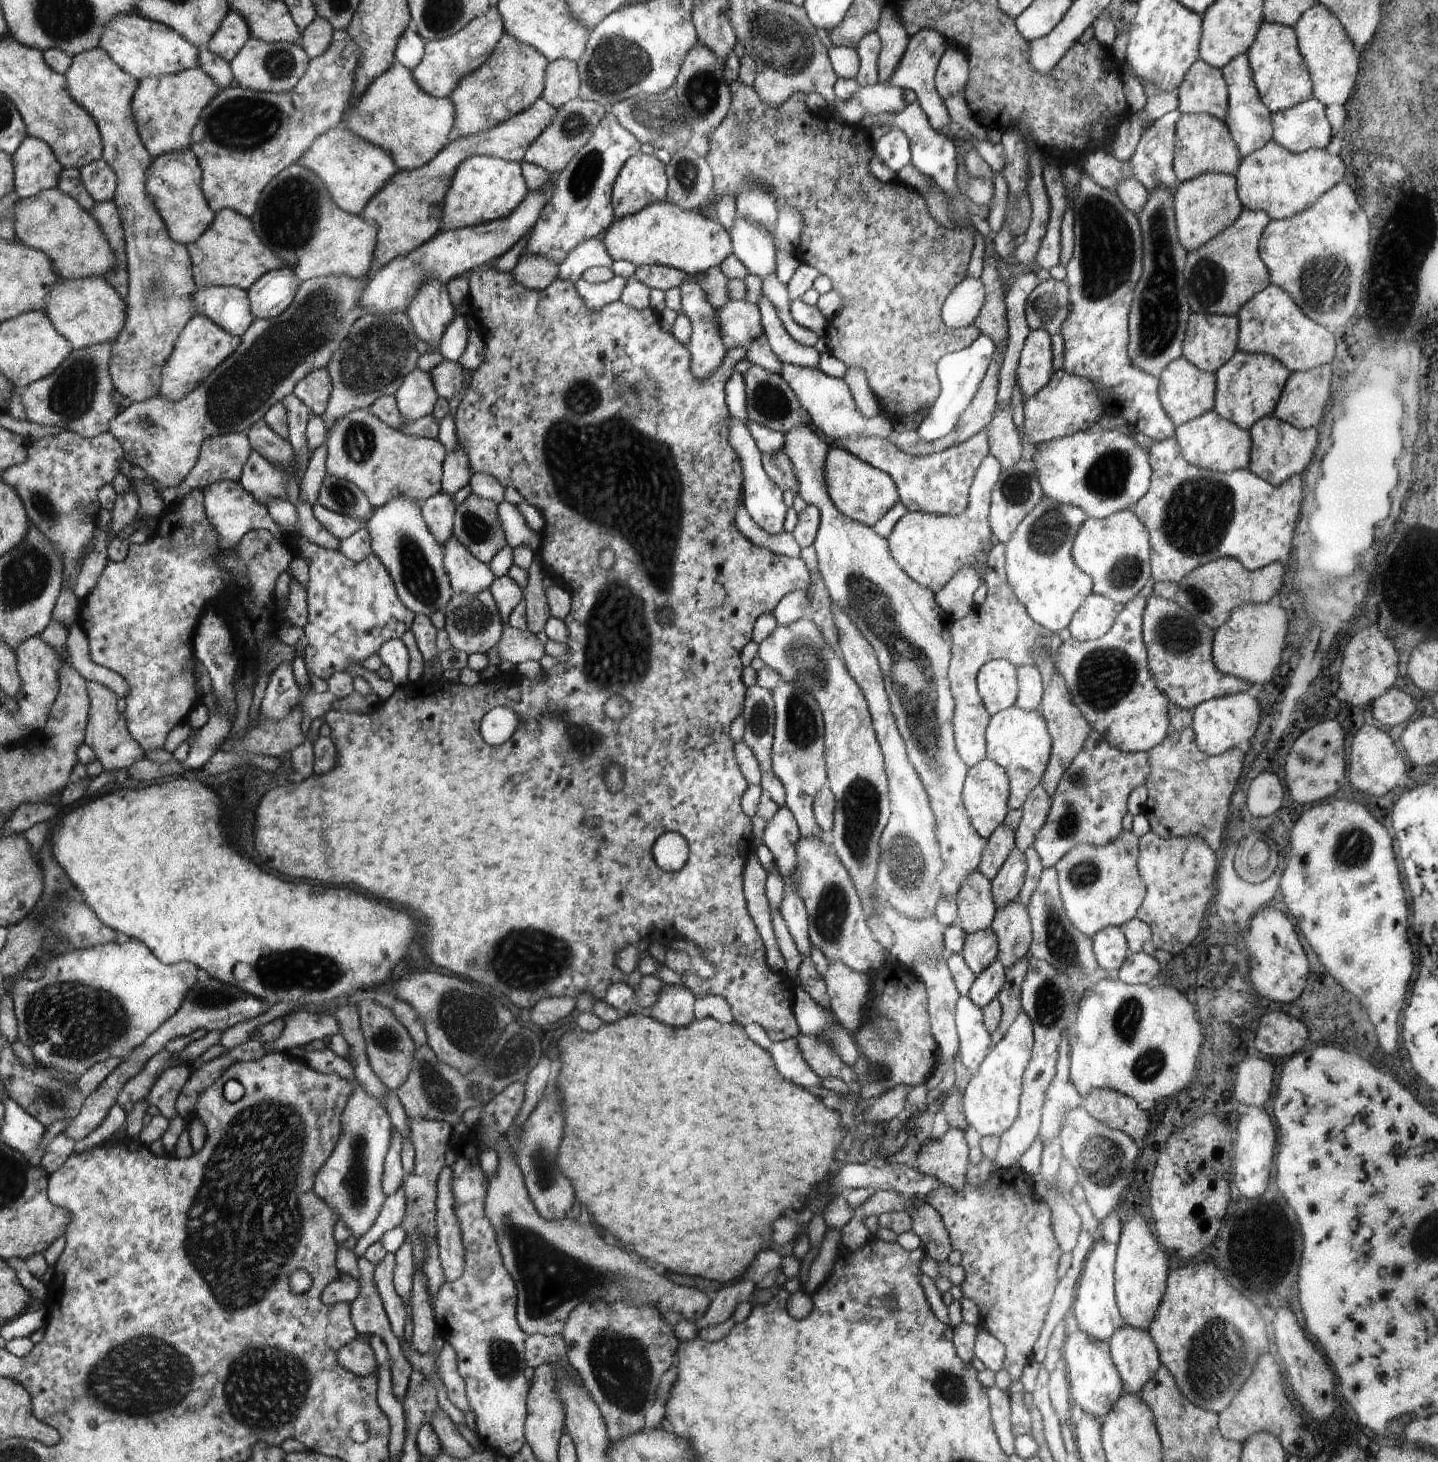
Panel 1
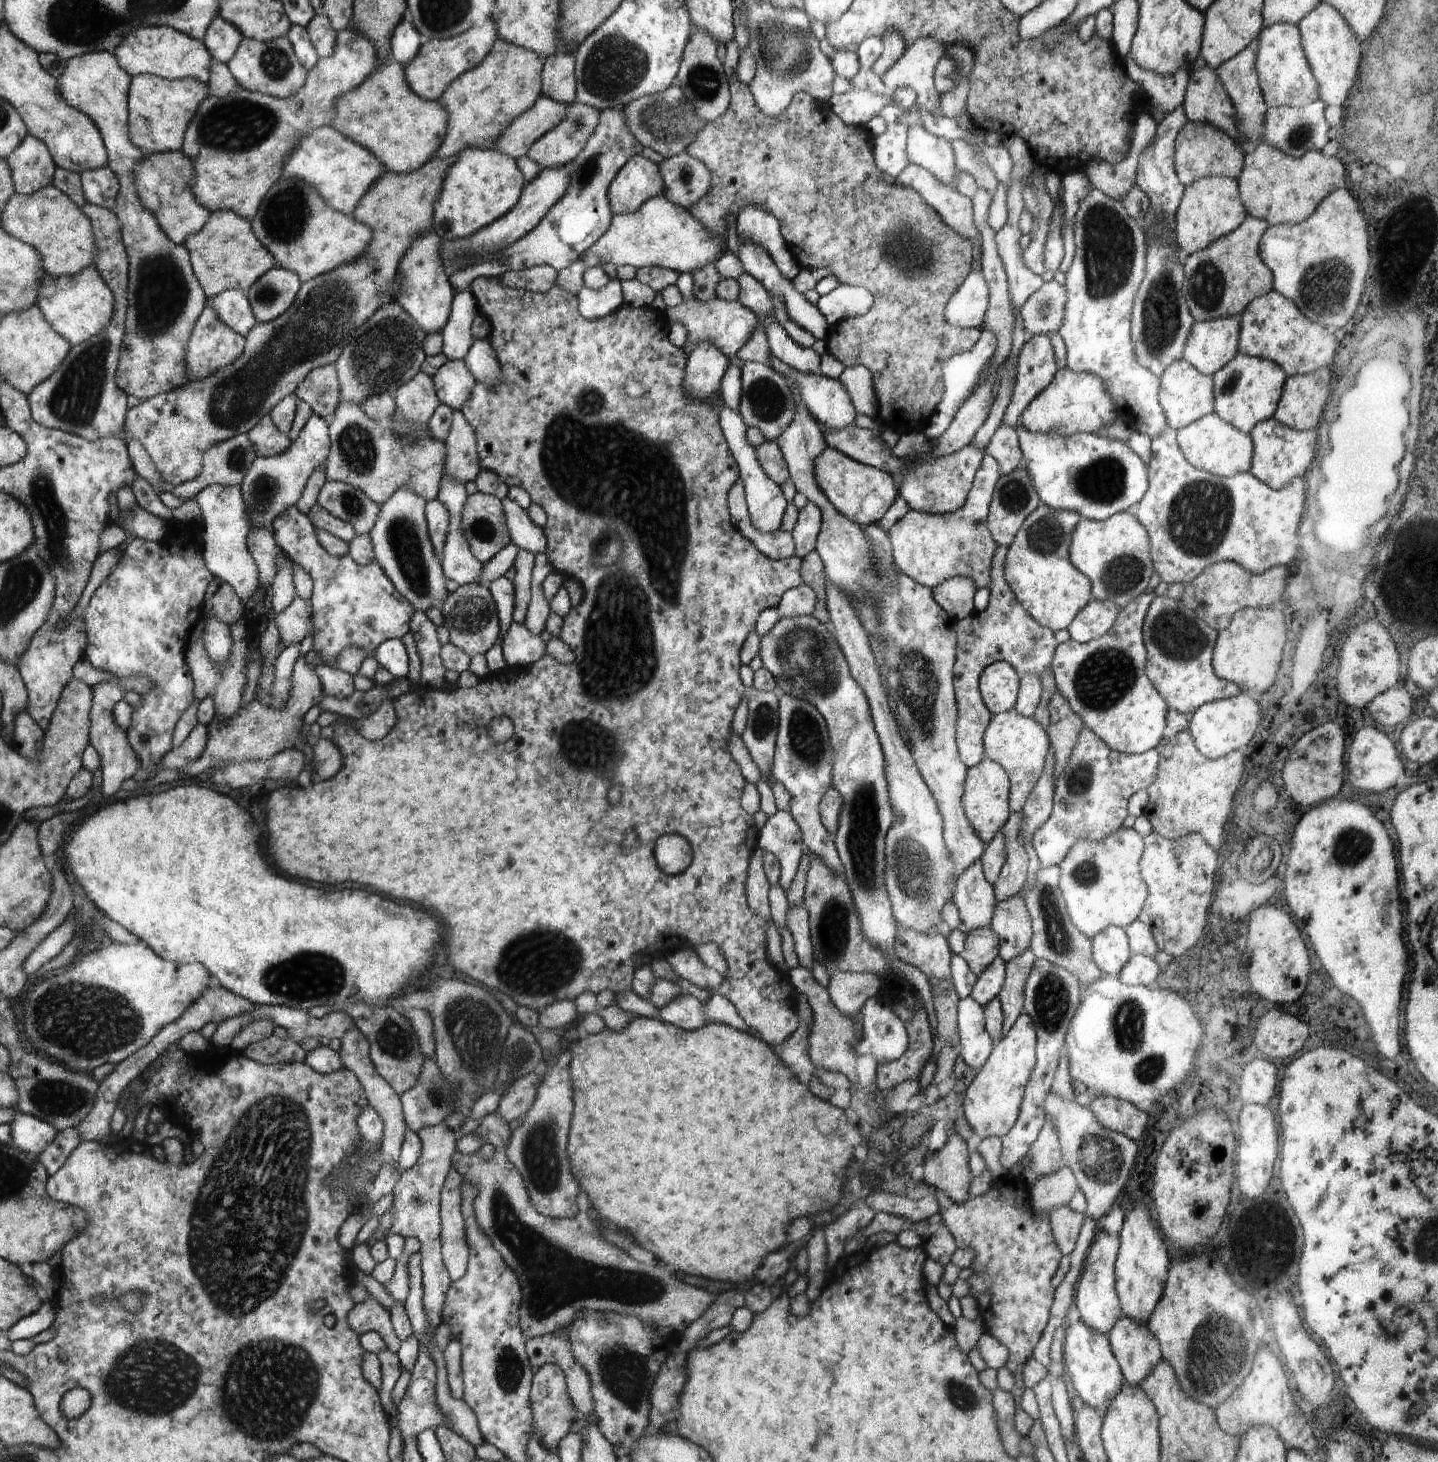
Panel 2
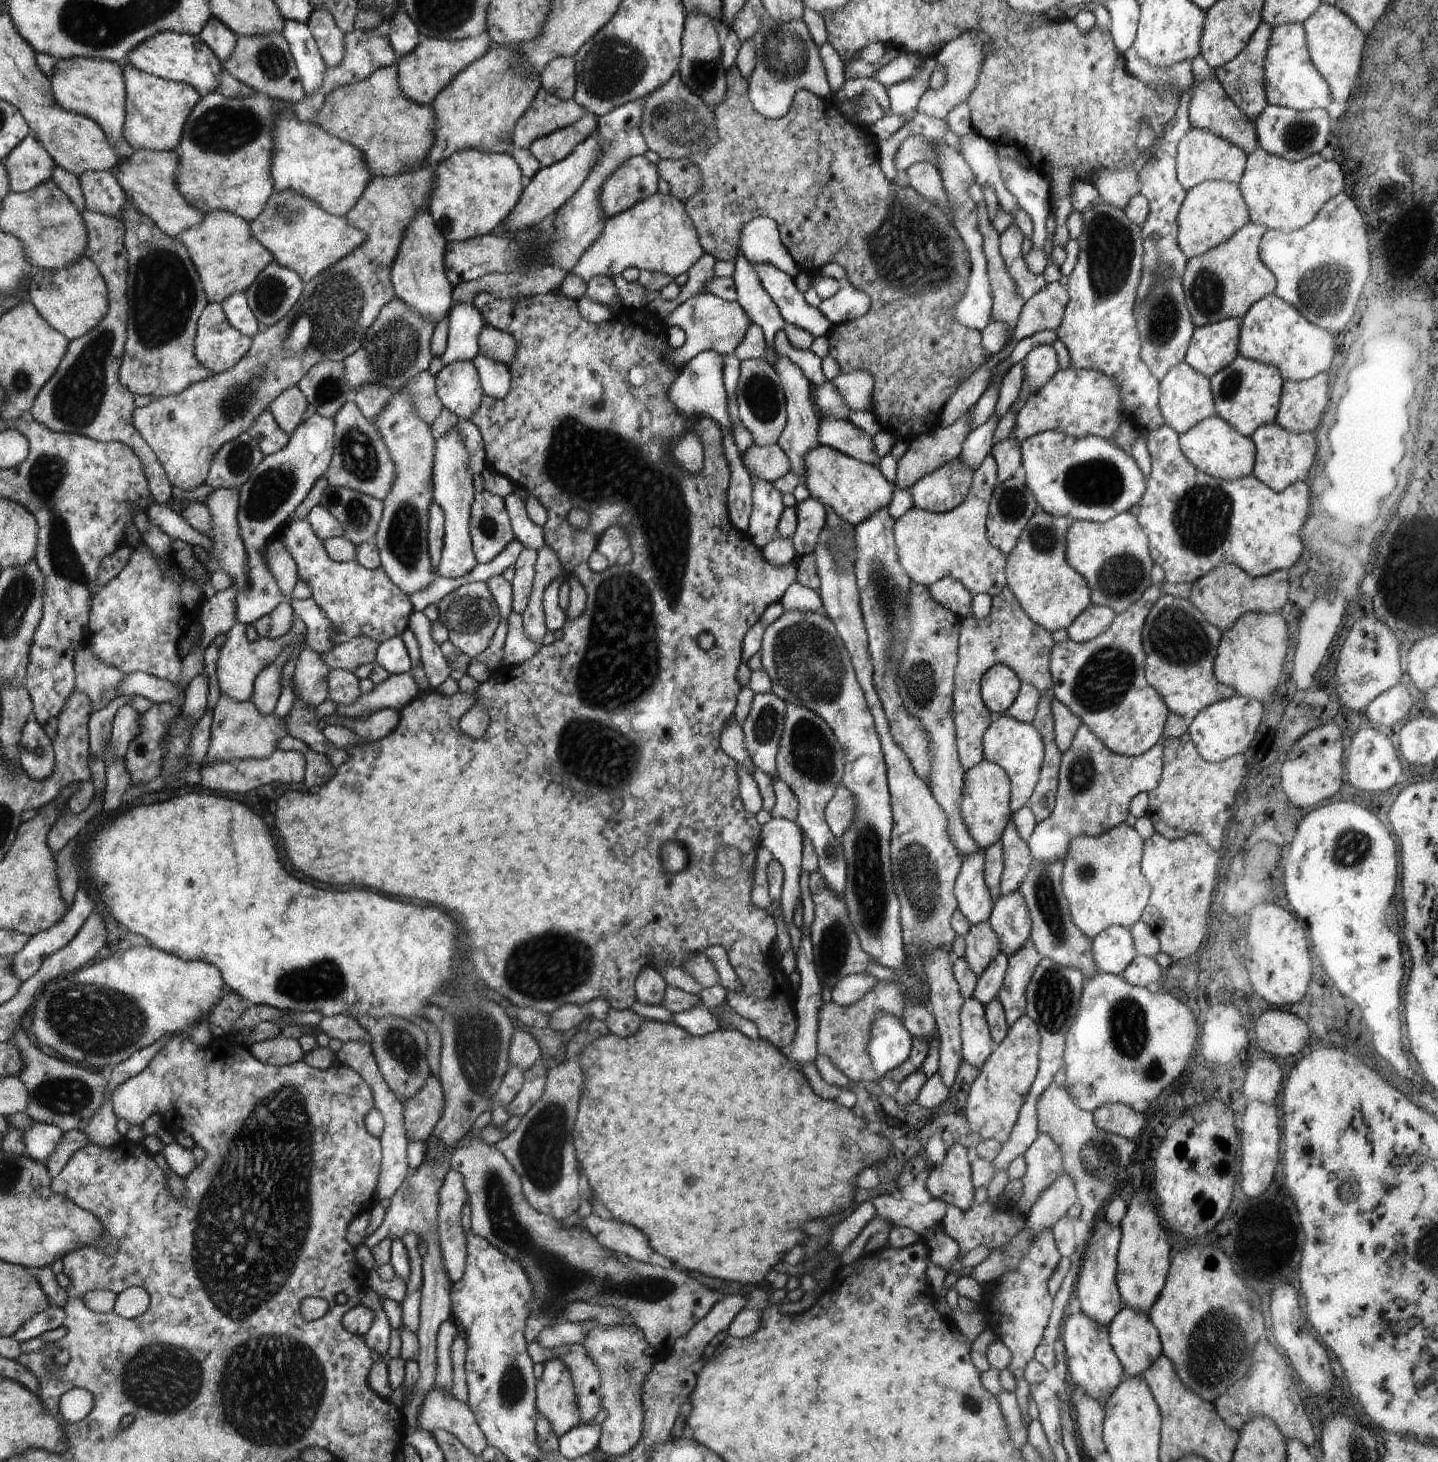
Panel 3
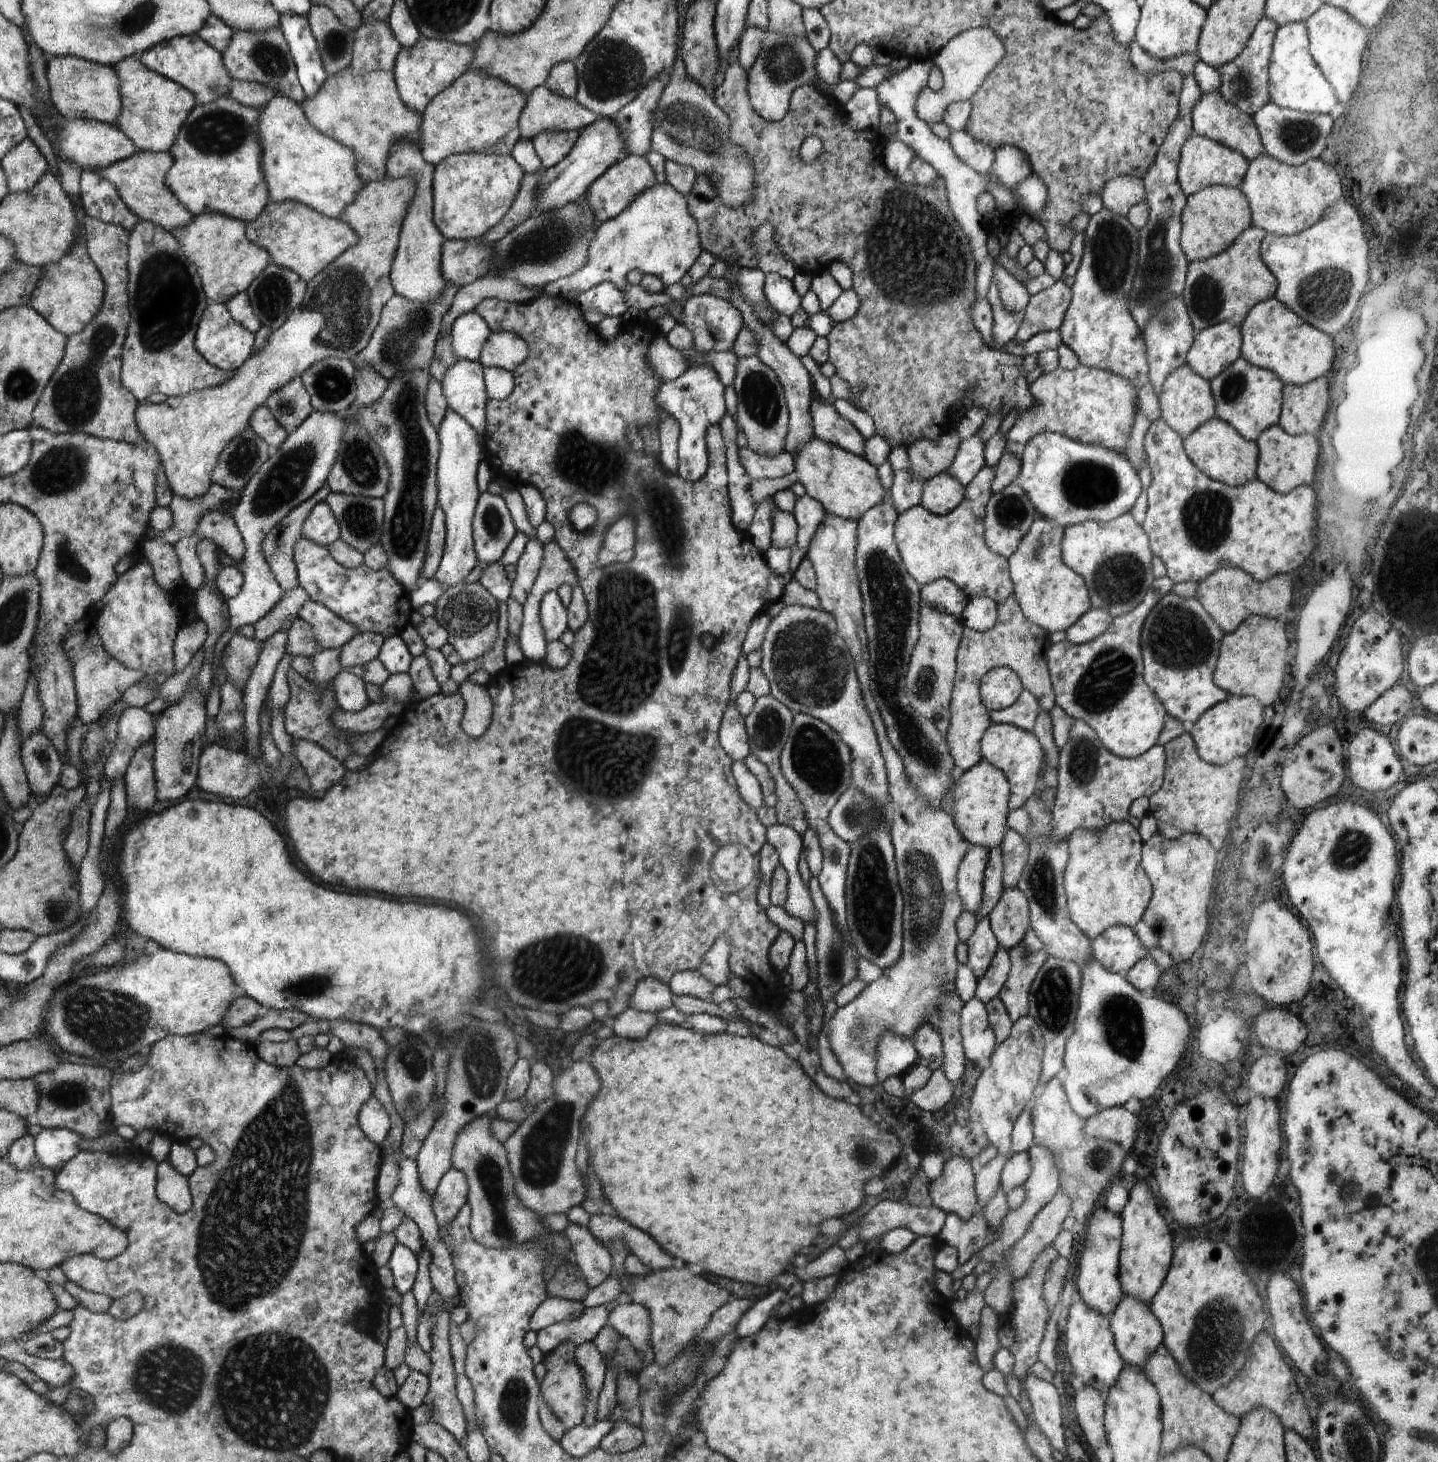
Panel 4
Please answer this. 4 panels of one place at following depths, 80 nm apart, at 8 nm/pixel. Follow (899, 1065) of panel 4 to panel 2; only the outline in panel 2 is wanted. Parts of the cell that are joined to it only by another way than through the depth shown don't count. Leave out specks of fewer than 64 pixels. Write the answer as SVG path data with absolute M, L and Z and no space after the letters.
M878 996L870 997L863 1004L860 1016L862 1023L868 1026L868 1032L853 1045L857 1056L872 1054L878 1065L904 1056L909 1036L903 1020L889 1004L884 1004Z

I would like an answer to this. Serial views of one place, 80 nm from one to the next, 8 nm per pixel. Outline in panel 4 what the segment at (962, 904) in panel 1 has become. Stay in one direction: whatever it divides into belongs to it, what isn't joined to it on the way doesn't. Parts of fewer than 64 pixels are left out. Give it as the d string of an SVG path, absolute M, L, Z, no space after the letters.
M974 846L964 856L959 866L956 892L964 904L965 914L978 916L978 908L982 904L988 856L988 849Z

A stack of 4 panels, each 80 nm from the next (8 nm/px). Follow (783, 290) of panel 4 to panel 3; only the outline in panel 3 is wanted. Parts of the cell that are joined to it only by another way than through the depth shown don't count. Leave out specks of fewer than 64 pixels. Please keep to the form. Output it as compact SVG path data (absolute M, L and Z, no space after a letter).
M750 263L750 266L756 270L762 287L776 304L785 323L810 332L814 338L828 335L833 325L820 310L808 306L804 294L798 290L794 279L772 264Z

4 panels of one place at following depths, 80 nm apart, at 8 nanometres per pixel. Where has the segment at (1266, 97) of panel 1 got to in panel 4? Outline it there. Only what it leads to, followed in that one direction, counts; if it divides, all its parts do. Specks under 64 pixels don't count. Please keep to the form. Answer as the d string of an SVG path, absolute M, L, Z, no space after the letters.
M1304 22L1284 24L1276 30L1268 64L1268 96L1277 106L1311 114L1329 114L1338 103L1332 86L1310 56Z

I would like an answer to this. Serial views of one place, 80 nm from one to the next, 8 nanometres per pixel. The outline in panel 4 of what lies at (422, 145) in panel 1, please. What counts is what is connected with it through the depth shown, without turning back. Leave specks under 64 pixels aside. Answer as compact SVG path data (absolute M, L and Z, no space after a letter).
M347 69L328 75L318 94L312 100L306 98L300 108L319 132L355 150L357 169L365 184L384 180L387 164L397 145L406 139L418 145L423 135L422 113L408 107L399 96L393 70L378 69L354 76Z

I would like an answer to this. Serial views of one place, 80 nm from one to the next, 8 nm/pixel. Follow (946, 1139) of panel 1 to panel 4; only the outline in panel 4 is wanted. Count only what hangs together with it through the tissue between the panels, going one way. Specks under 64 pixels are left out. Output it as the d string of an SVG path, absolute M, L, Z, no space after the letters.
M952 1156L945 1162L942 1174L929 1184L932 1205L946 1214L970 1220L977 1209L974 1176L970 1161L964 1156Z

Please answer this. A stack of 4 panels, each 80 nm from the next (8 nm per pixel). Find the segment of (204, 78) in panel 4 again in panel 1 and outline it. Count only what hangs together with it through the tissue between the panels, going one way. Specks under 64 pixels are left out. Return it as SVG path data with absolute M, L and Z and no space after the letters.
M120 15L110 23L99 44L125 73L138 81L142 77L176 75L199 68L201 48L186 40L168 25L136 15Z

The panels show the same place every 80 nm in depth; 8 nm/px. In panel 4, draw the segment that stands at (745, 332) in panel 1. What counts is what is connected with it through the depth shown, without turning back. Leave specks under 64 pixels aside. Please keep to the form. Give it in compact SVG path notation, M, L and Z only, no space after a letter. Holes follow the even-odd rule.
M710 294L690 295L682 308L684 308L684 312L682 312L680 324L692 332L694 348L698 352L704 354L704 352L732 351L740 330L745 326L740 310L732 302ZM663 340L653 344L648 362L659 374L660 380L663 382L676 380L689 368L688 356L684 352L680 352L680 350L673 349Z

